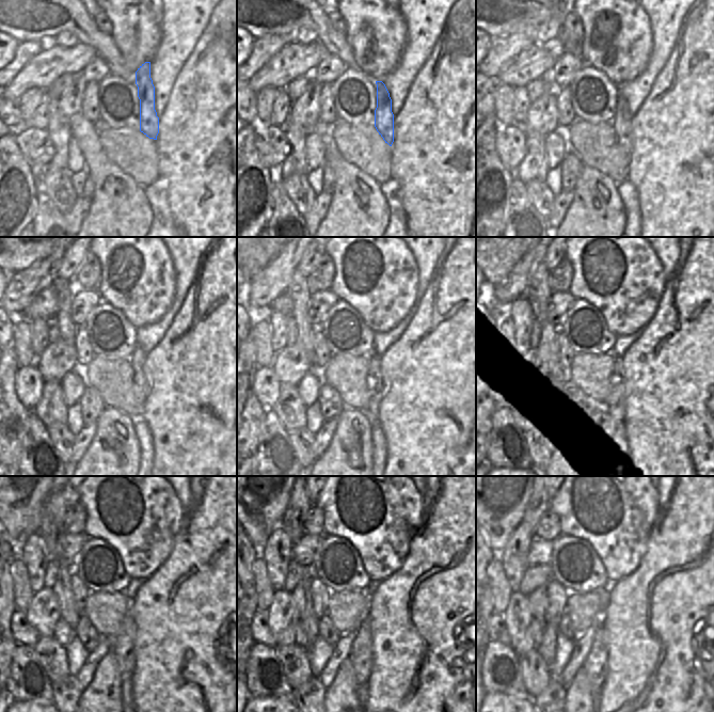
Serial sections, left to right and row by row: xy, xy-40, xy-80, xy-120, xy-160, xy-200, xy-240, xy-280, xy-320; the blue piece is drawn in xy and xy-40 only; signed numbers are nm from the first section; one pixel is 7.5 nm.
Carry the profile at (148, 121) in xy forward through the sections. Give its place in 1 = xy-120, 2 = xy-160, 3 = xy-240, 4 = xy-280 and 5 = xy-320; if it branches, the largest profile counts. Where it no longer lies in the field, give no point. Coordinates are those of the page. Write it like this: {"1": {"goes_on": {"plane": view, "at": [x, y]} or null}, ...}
{"1": {"goes_on": {"plane": "xy-120", "at": [138, 359]}}, "2": {"goes_on": {"plane": "xy-160", "at": [377, 391]}}, "3": {"goes_on": {"plane": "xy-240", "at": [124, 645]}}, "4": {"goes_on": {"plane": "xy-280", "at": [361, 655]}}, "5": {"goes_on": {"plane": "xy-320", "at": [596, 663]}}}

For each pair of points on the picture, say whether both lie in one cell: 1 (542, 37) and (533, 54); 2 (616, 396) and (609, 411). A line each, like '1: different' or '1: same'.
1: different
2: same

